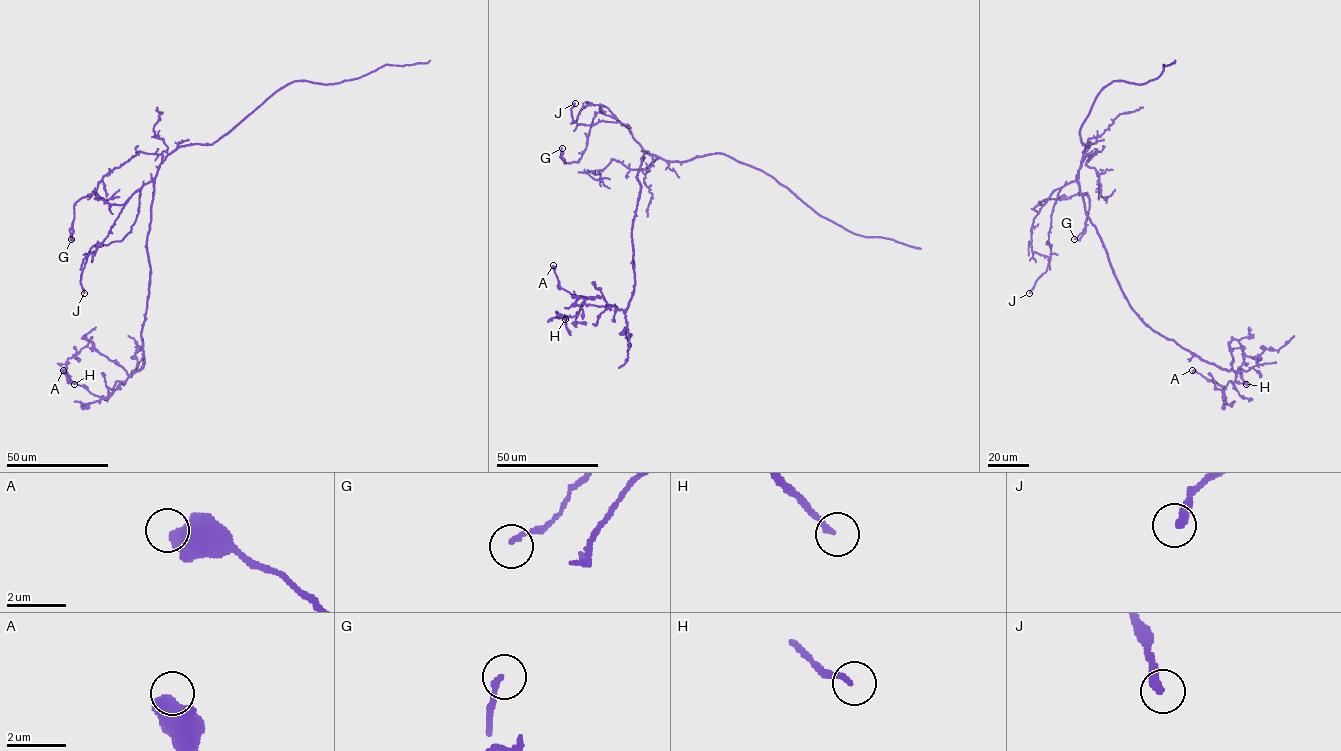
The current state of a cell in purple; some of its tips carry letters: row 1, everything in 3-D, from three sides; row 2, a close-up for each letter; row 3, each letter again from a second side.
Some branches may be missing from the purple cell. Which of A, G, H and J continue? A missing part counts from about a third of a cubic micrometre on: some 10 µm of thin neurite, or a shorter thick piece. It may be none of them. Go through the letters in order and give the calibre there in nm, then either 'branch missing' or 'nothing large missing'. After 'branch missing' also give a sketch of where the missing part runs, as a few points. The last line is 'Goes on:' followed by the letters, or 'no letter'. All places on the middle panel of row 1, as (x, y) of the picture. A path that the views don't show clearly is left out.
A: 650 nm | nothing large missing
G: 150 nm | nothing large missing
H: 180 nm | nothing large missing
J: 320 nm | nothing large missing
Goes on: no letter

